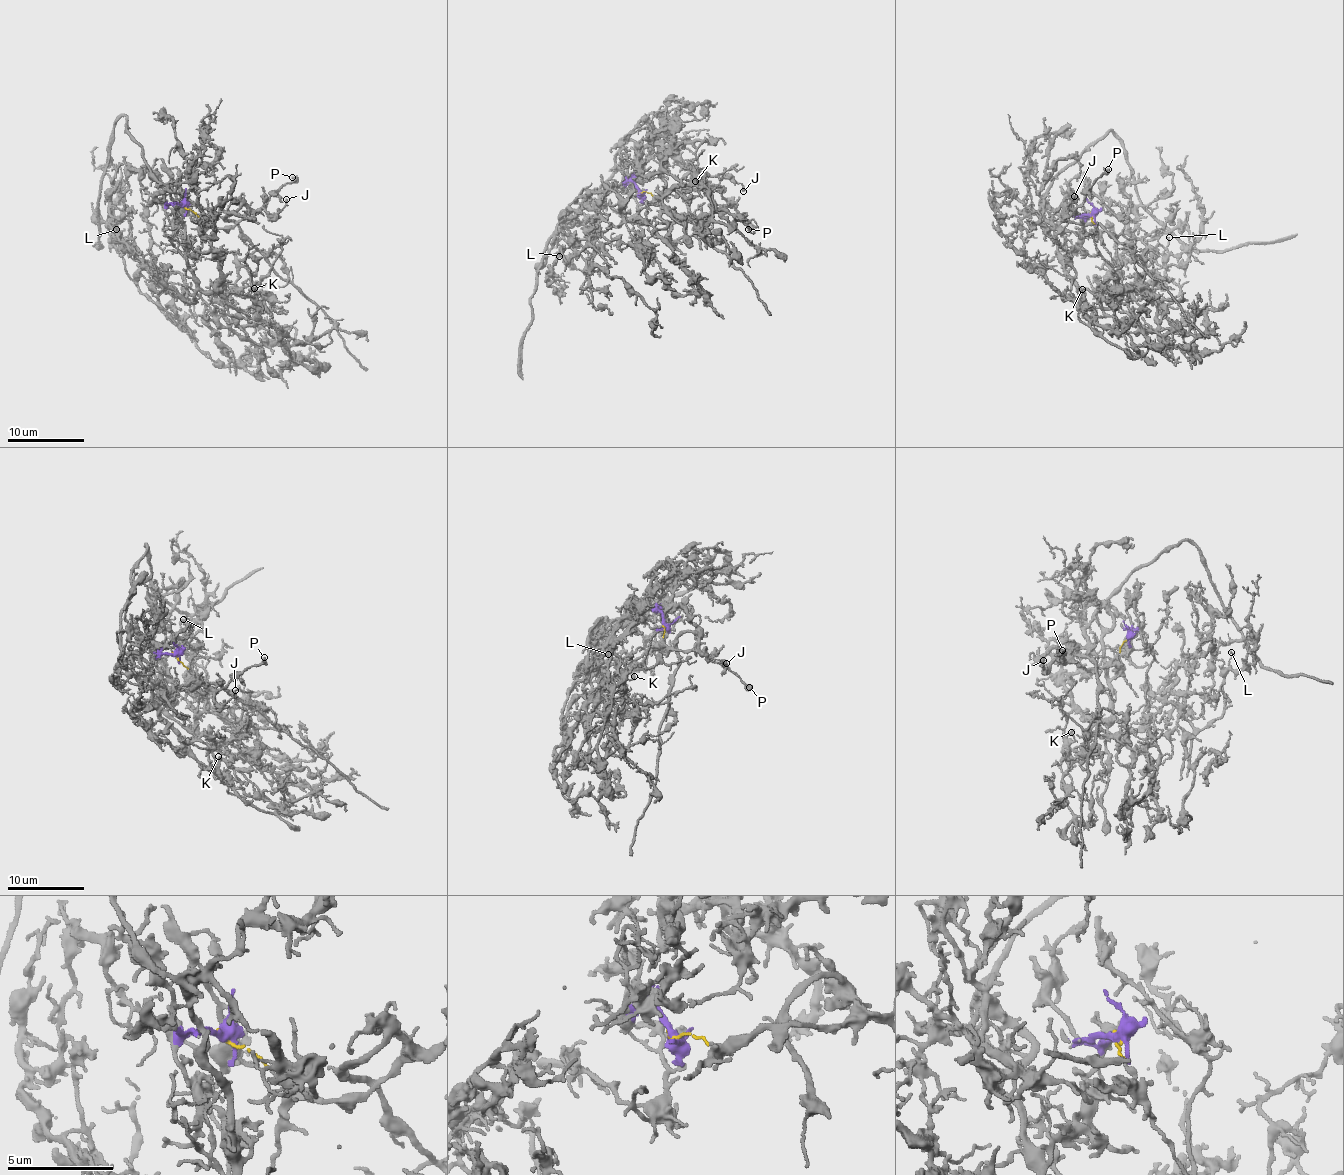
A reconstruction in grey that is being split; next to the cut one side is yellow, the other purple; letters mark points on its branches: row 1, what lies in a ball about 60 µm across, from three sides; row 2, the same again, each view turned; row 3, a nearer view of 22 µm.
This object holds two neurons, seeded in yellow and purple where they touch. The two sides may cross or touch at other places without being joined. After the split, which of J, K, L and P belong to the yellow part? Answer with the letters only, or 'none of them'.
J, P

